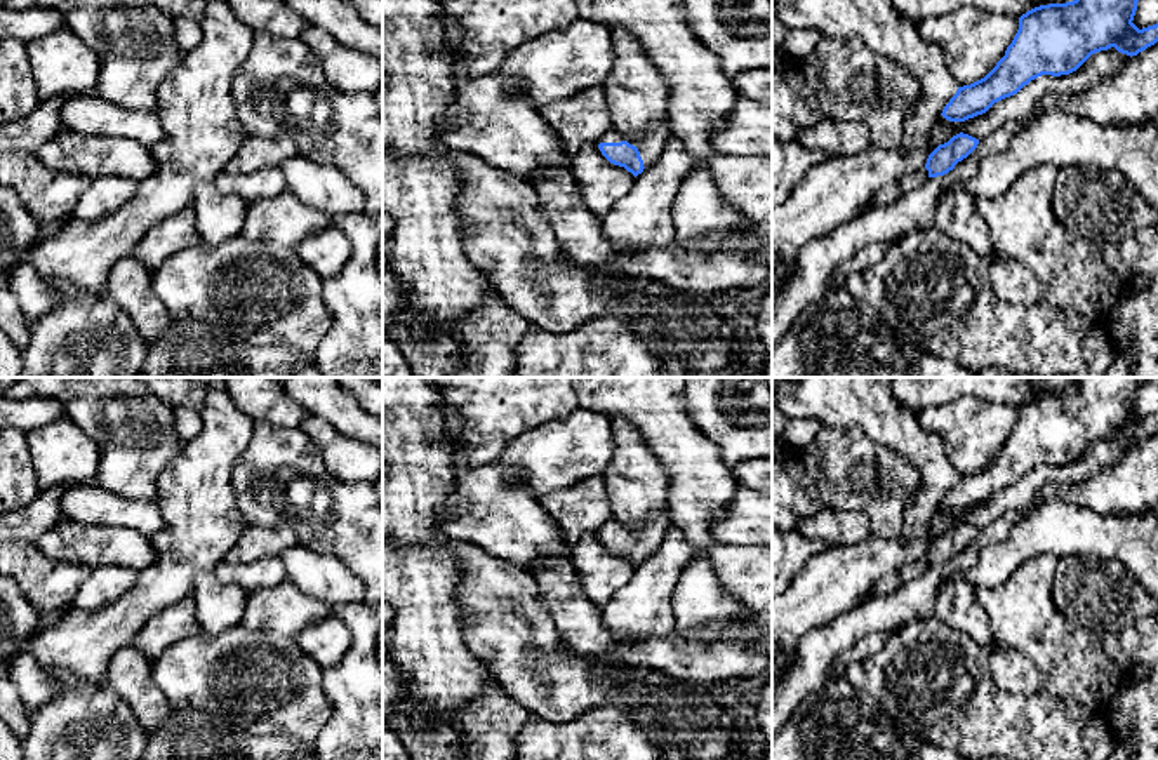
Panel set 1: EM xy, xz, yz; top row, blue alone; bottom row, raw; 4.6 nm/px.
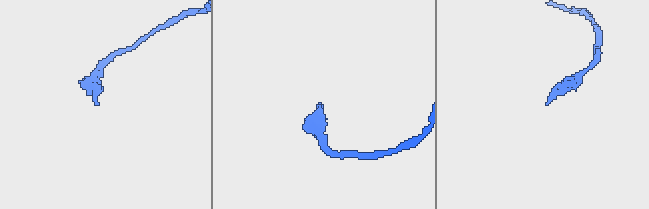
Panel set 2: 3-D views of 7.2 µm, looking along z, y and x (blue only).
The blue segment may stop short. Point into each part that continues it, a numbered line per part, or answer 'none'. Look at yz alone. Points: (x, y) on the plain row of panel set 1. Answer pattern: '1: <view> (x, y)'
1: yz (891, 583)

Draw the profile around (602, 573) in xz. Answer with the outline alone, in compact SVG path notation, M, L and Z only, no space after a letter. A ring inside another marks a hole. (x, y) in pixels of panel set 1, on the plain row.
M598 534L581 539L572 546L570 558L581 572L582 590L588 598L603 609L612 595L631 579L635 565L624 557L610 553Z

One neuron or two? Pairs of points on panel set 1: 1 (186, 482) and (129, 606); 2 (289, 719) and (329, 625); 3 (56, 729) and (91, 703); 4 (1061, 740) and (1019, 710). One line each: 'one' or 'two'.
1: one
2: two
3: one
4: one

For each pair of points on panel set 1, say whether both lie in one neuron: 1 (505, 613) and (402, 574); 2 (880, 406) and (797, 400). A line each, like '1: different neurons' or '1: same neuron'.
1: different neurons
2: same neuron

